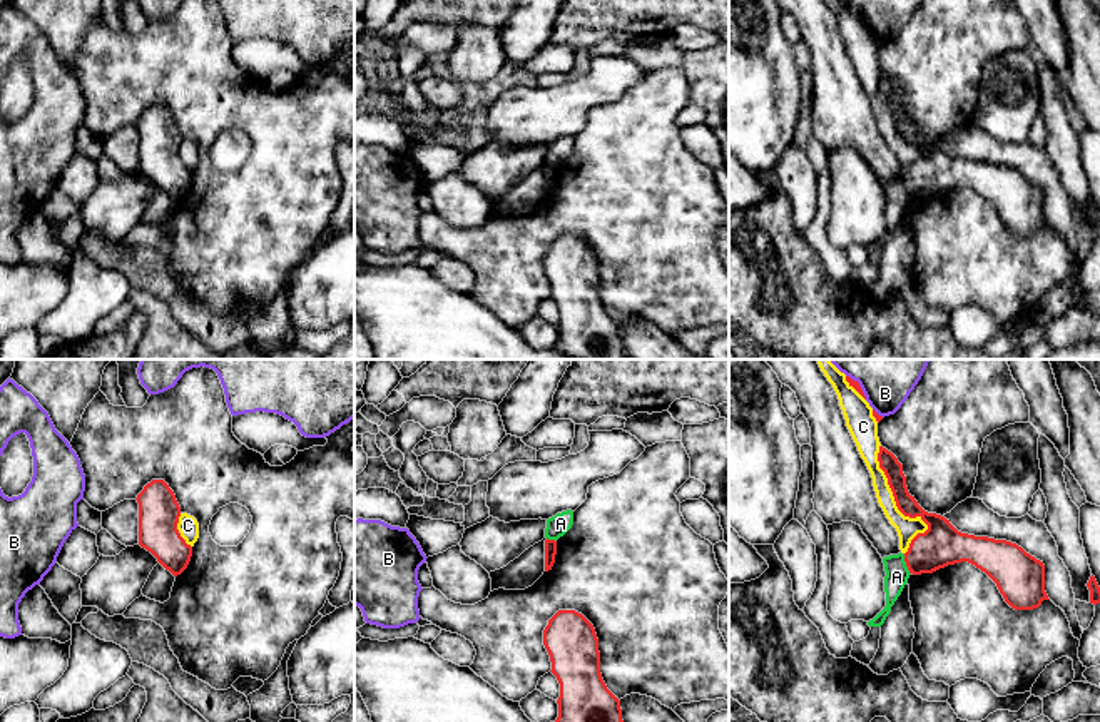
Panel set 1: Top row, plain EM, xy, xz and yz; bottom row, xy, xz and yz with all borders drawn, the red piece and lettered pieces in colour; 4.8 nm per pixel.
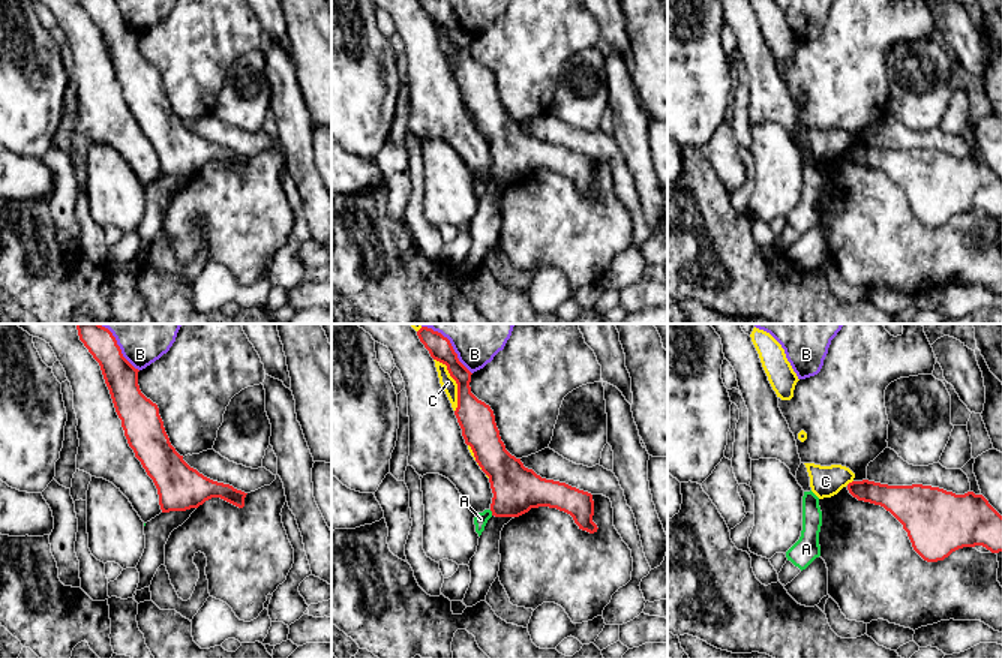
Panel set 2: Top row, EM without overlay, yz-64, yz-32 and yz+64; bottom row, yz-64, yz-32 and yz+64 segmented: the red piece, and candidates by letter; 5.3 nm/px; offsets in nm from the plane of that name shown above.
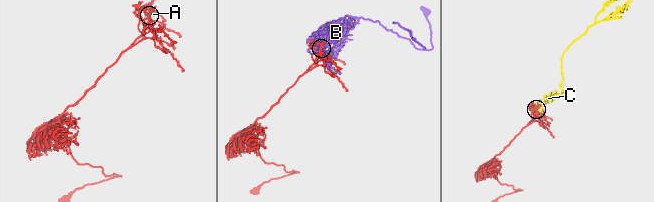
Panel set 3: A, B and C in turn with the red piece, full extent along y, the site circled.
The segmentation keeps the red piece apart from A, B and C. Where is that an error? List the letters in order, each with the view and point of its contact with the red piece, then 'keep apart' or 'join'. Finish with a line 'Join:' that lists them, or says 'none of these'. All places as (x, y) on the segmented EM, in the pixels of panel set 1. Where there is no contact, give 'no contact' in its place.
A: yz (906, 565) | keep apart
B: yz (858, 385) | keep apart
C: yz (896, 505) | keep apart
Join: none of these

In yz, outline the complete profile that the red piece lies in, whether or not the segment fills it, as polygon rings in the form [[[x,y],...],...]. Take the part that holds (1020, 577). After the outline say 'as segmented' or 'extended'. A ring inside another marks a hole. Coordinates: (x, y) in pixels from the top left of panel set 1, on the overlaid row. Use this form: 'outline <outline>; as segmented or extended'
outline [[[879,446],[878,461],[898,510],[909,518],[919,516],[928,525],[924,533],[911,540],[904,553],[909,573],[933,573],[948,565],[968,562],[996,583],[1005,602],[1015,610],[1033,610],[1043,600],[1050,600],[1045,592],[1043,562],[1016,543],[961,533],[945,516],[924,511],[909,495],[898,458]]]; as segmented

